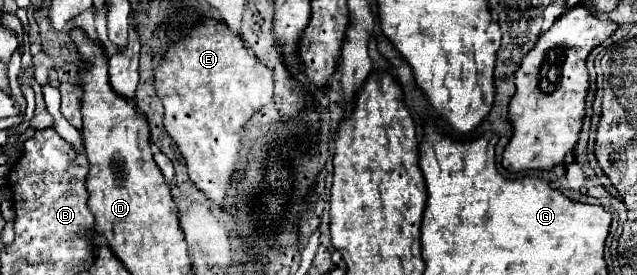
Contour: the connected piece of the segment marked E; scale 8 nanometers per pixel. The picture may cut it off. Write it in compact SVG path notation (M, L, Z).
M204 20L200 26L192 30L188 38L180 40L166 52L166 58L156 68L156 90L164 104L164 126L186 160L190 180L200 192L206 194L208 200L224 206L226 194L234 182L236 164L240 162L240 132L244 130L244 124L264 104L268 104L268 100L272 100L272 72L246 50L244 42L226 24L220 24L216 20Z

